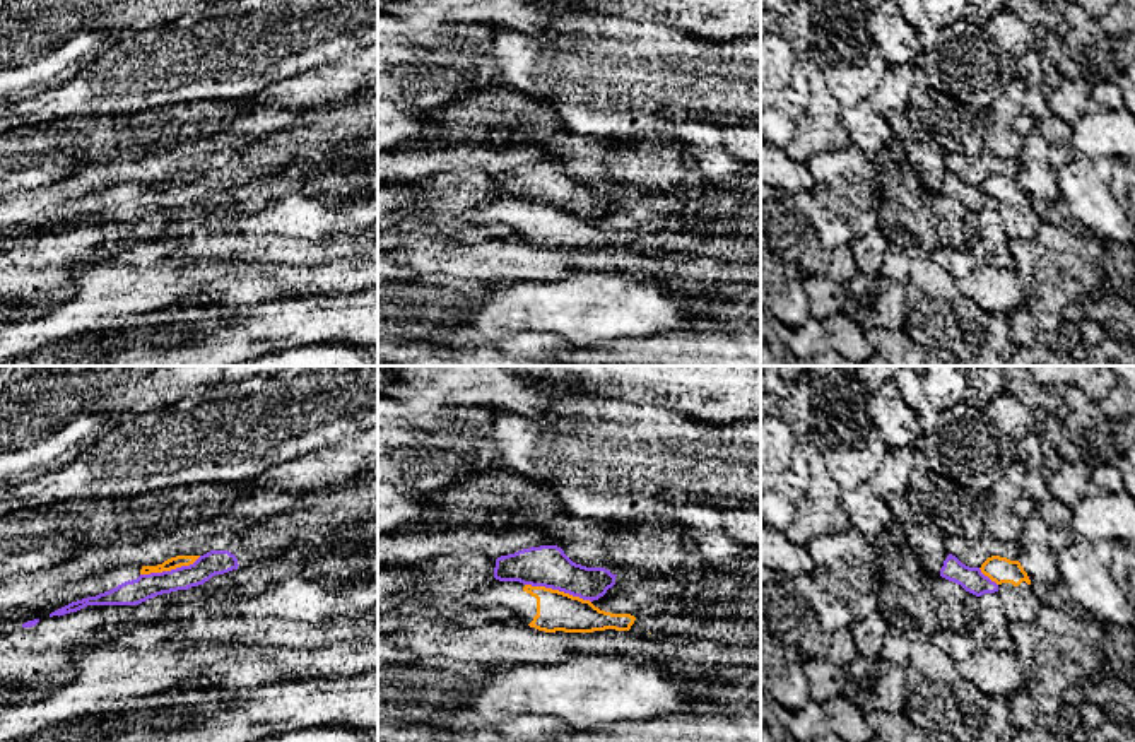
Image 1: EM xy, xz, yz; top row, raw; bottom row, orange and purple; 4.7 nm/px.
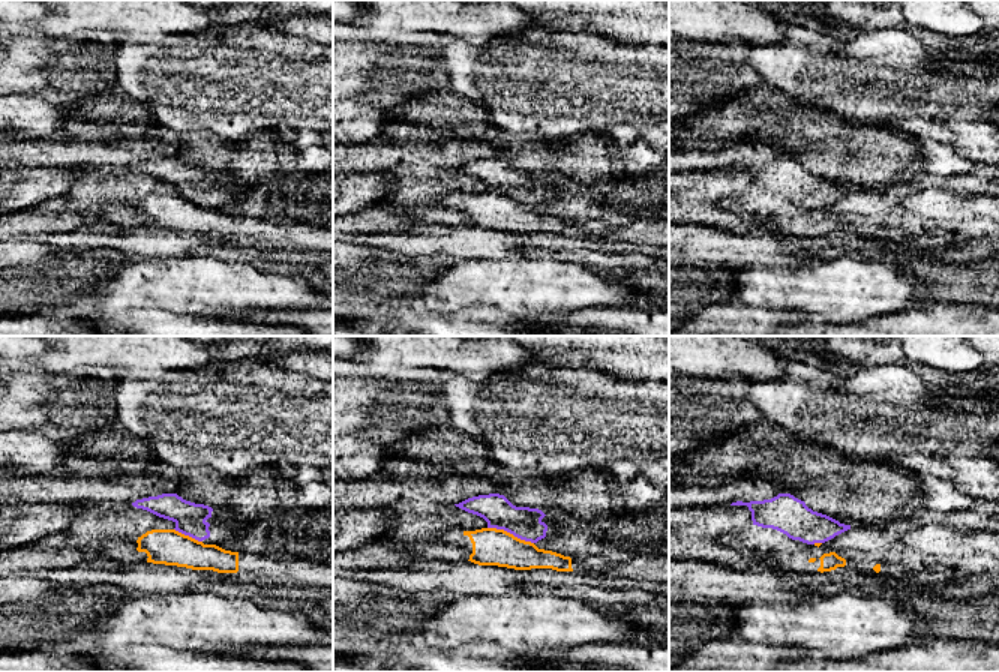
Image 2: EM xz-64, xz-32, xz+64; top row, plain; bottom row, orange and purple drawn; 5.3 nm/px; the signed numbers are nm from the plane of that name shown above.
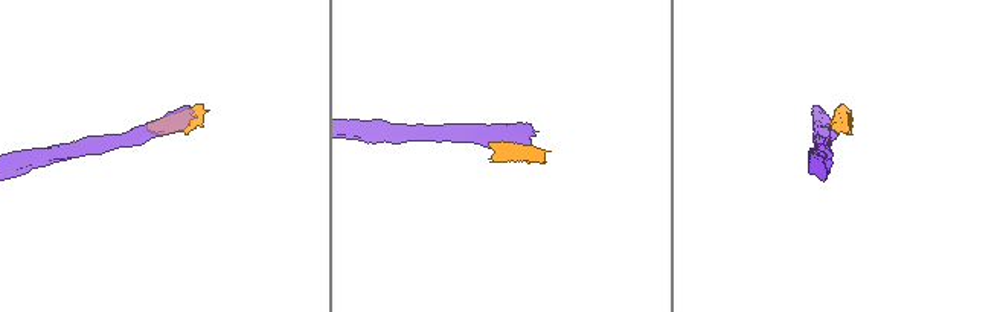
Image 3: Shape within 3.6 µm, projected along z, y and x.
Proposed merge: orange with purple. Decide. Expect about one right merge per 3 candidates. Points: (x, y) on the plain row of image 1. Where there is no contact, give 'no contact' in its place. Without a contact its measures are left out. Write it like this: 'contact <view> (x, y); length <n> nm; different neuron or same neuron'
contact xz (558, 207); length 320 nm; different neuron

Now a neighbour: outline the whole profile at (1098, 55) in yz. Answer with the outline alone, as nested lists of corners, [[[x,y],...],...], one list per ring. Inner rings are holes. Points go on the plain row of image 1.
[[[1067,3],[1061,12],[1068,32],[1060,38],[1044,27],[1036,27],[1036,48],[1043,58],[1053,62],[1063,79],[1084,79],[1087,84],[1113,82],[1123,79],[1120,44],[1099,26],[1097,17],[1075,3]]]

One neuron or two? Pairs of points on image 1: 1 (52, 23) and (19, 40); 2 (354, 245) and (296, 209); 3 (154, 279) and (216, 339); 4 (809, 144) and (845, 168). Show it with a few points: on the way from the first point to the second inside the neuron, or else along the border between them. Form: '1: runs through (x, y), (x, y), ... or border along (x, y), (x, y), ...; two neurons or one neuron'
1: runs through (43, 23), (36, 23), (28, 31); one neuron
2: runs through (335, 247), (313, 247), (296, 228); one neuron
3: border along (204, 301), (159, 306), (141, 313); two neurons
4: border along (853, 144), (843, 149), (819, 151), (812, 163); two neurons

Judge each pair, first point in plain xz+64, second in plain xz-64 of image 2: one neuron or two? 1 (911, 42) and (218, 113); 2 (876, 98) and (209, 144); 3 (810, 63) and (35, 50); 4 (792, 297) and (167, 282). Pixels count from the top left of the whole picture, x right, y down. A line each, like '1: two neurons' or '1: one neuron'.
1: one neuron
2: two neurons
3: two neurons
4: one neuron

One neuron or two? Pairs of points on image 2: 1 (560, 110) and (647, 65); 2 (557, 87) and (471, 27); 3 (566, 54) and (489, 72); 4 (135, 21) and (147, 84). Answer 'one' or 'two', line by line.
1: one
2: two
3: one
4: two

